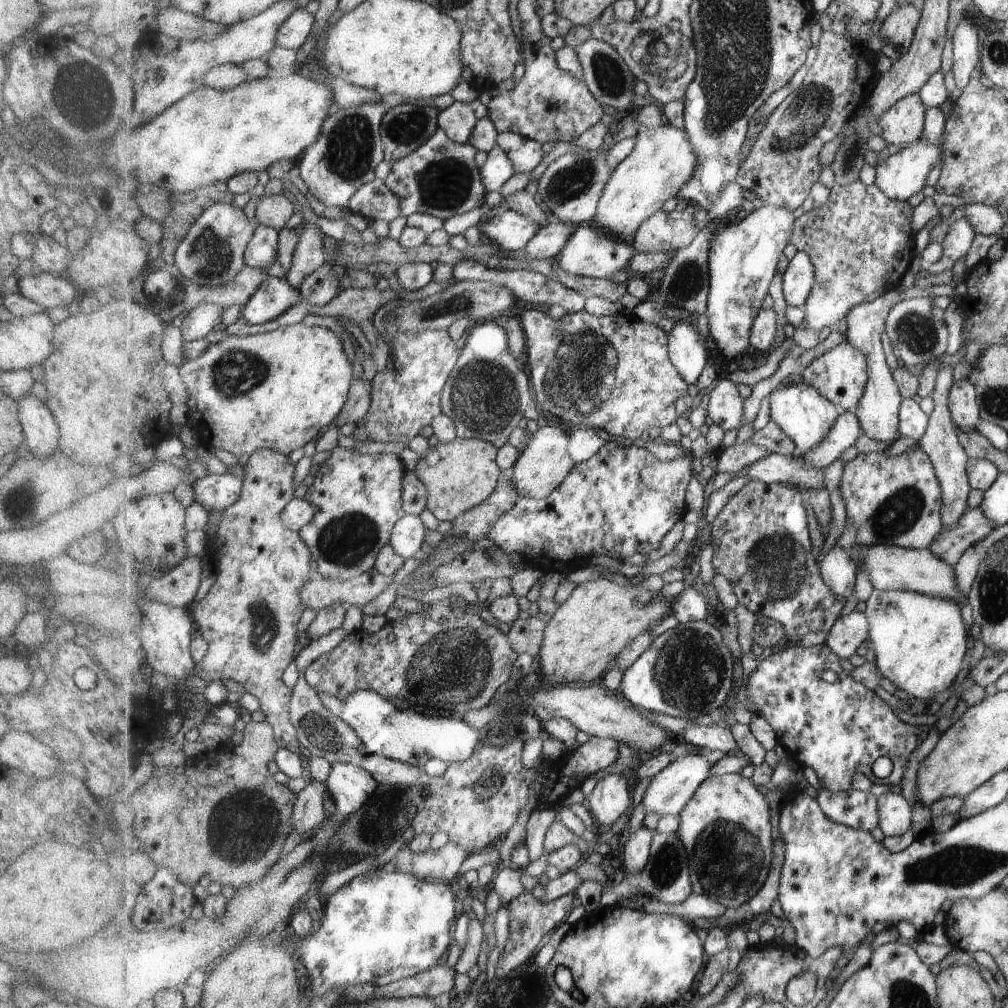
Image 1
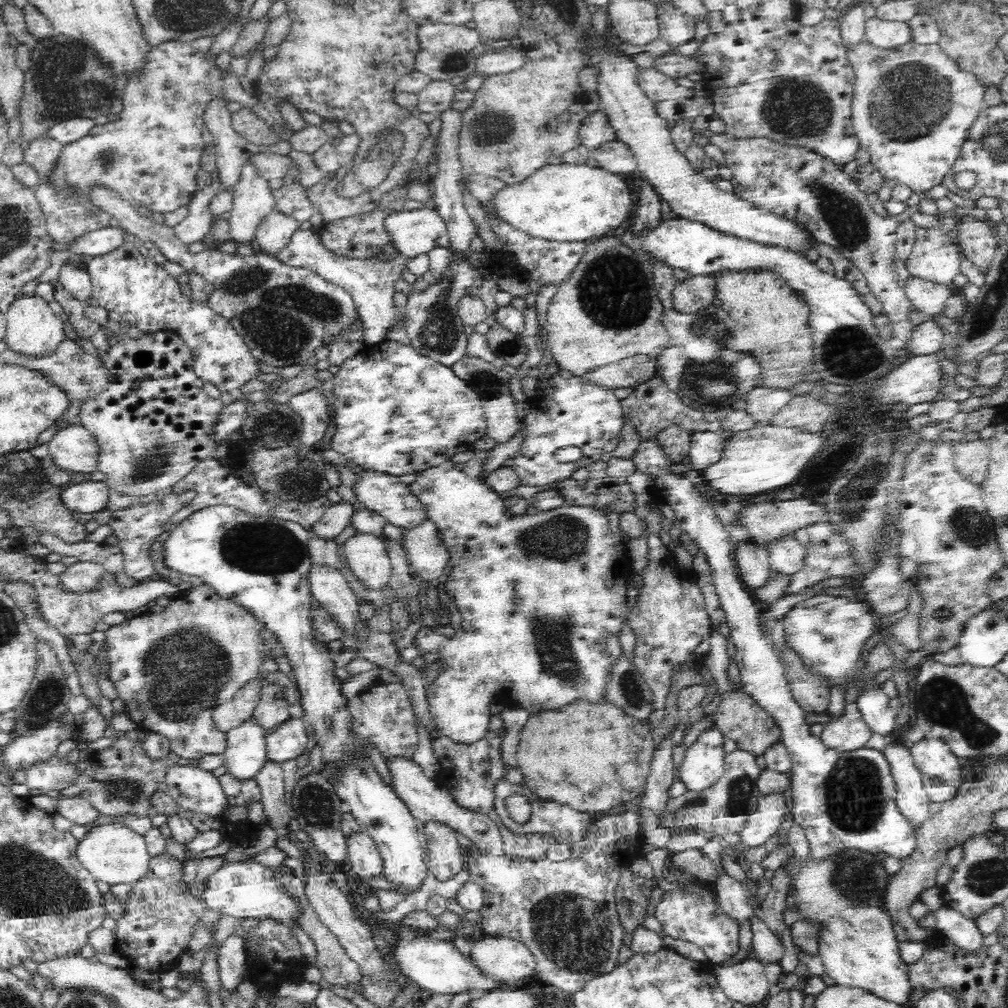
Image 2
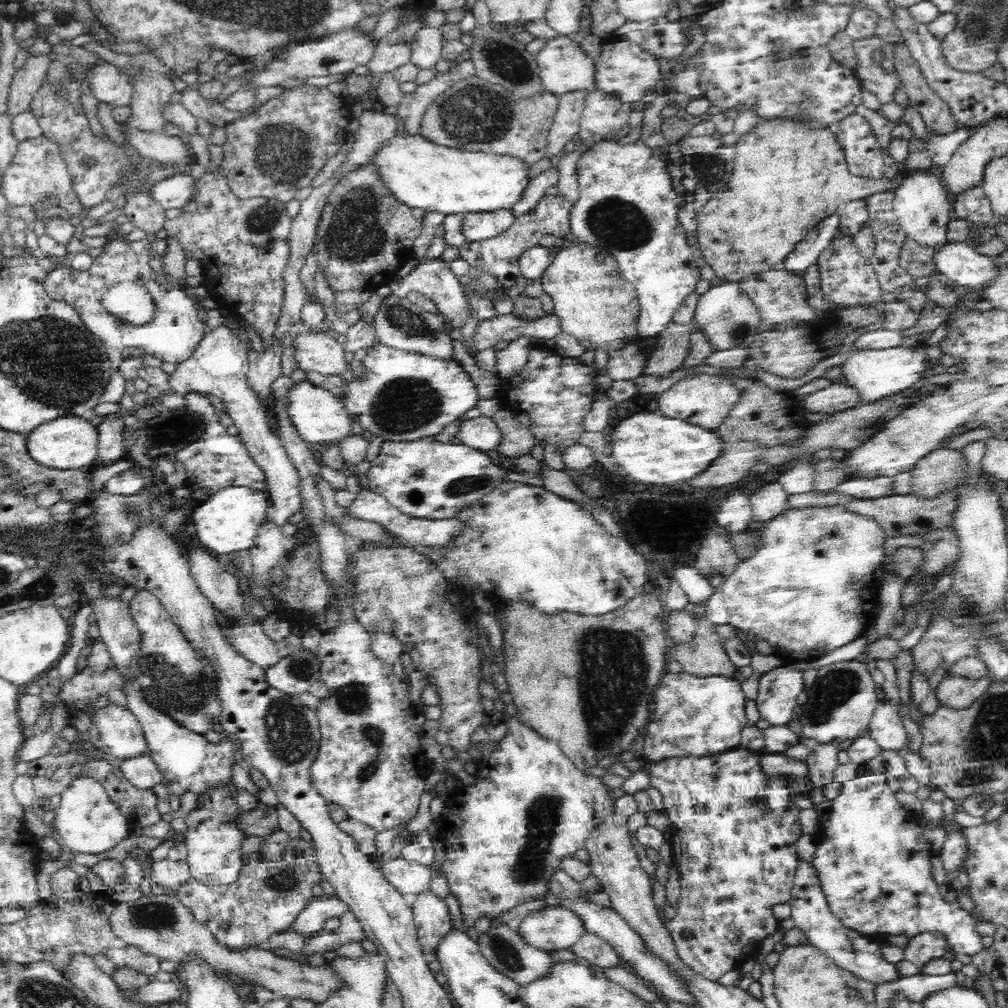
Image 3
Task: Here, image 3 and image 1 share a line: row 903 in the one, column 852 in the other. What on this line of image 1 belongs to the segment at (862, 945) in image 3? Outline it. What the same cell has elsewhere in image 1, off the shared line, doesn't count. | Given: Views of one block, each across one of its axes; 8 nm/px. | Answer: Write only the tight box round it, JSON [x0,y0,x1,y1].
[816,786,879,832]

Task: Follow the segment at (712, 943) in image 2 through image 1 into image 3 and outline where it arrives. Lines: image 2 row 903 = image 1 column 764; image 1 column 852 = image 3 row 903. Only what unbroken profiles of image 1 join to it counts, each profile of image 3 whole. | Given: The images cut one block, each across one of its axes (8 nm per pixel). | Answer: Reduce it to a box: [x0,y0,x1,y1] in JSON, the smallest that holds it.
[649,748,802,981]

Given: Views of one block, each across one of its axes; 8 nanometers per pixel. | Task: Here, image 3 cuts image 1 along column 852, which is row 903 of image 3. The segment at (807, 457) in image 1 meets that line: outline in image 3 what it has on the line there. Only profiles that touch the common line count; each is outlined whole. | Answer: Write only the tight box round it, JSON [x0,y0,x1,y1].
[410,888,452,959]

